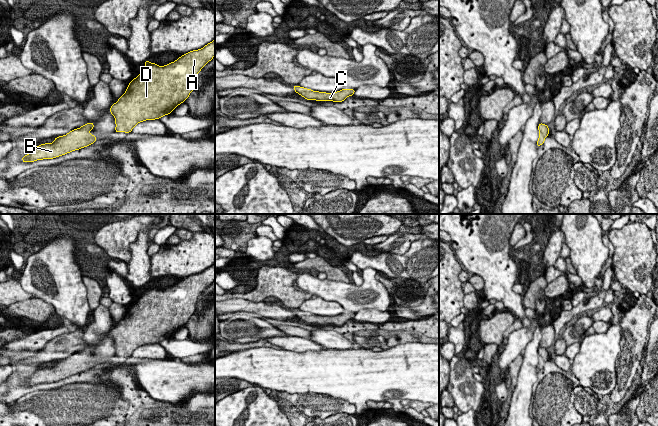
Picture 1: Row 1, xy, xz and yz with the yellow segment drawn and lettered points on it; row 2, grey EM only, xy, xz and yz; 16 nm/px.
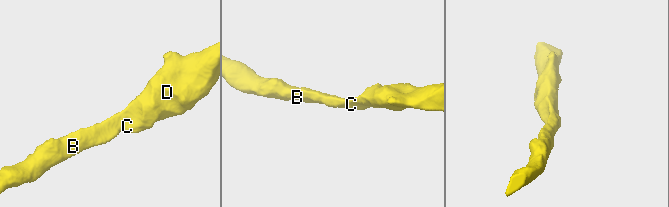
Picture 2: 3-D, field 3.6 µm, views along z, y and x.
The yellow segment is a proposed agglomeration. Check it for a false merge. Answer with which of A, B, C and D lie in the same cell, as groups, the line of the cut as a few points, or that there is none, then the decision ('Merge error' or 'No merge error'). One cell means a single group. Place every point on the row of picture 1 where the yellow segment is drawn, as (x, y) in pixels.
Groups: A B C D. No split. No merge error

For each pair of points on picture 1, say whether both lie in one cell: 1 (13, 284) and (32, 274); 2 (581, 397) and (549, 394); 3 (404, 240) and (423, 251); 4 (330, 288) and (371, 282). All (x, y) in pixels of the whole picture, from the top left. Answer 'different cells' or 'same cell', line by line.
1: different cells
2: different cells
3: different cells
4: same cell

